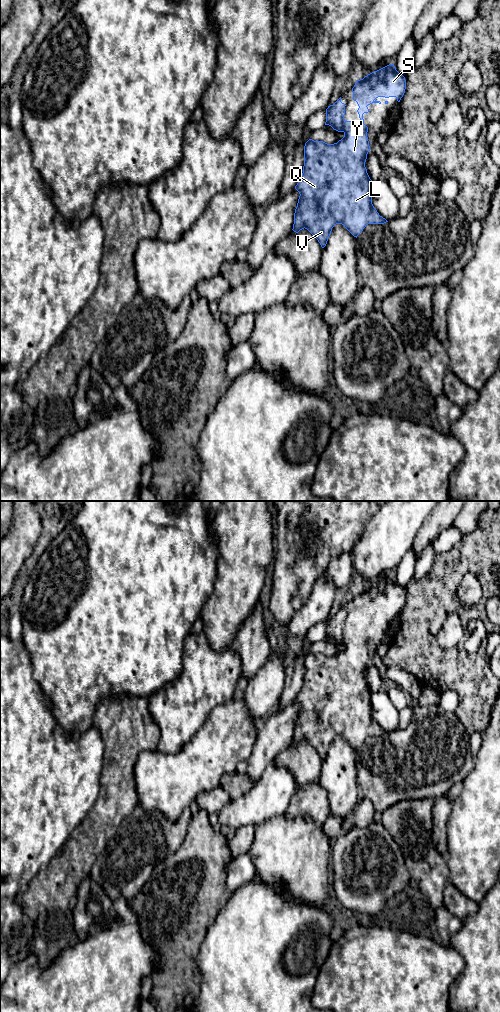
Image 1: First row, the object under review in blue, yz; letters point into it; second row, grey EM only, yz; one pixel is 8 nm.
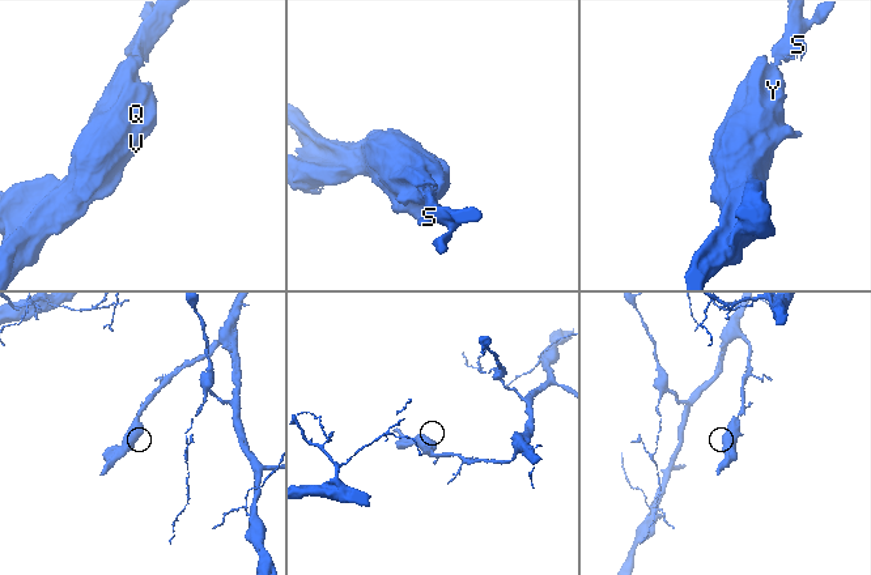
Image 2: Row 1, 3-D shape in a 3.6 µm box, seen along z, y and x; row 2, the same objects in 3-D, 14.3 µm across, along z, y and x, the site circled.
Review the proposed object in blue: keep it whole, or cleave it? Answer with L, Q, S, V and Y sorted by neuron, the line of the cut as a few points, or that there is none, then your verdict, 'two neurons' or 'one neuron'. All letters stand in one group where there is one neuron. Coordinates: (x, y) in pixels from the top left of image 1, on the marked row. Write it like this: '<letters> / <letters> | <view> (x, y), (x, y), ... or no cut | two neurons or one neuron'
L Q S V Y | no cut | one neuron

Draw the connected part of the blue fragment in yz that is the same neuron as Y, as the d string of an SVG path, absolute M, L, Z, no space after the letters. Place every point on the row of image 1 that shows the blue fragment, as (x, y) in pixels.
M389 64L377 71L374 71L363 79L356 81L353 91L353 100L357 102L359 108L359 120L346 121L345 104L341 102L341 97L326 109L326 122L325 125L331 126L338 132L343 132L344 137L334 144L327 144L323 141L314 141L309 139L304 146L304 166L303 173L298 181L295 189L299 192L297 207L294 213L293 231L298 233L302 229L307 229L324 248L327 244L328 238L331 234L332 228L336 224L342 224L354 237L363 231L368 224L384 224L388 222L385 218L379 215L377 210L372 204L372 180L370 179L365 162L367 154L371 150L367 137L368 127L364 124L363 114L368 113L368 105L372 103L379 103L375 99L378 97L396 97L400 102L406 89L405 77L400 74L394 64Z

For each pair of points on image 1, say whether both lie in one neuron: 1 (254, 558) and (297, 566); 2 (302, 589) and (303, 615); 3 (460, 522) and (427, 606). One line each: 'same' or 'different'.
1: different
2: different
3: different

